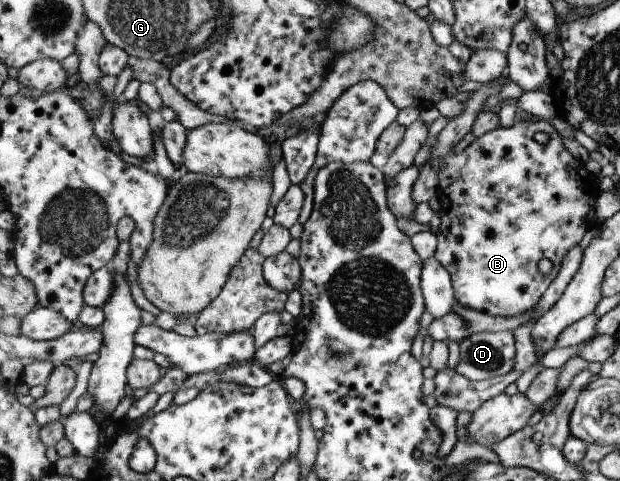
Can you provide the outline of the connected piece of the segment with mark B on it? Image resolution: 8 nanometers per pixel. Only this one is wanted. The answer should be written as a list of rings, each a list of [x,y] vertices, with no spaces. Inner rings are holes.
[[[516,118],[515,124],[509,128],[498,127],[492,132],[486,133],[484,136],[476,138],[461,153],[457,155],[448,155],[442,163],[440,171],[439,190],[436,197],[439,199],[439,228],[436,231],[439,240],[435,256],[438,257],[442,264],[448,269],[452,275],[453,285],[455,288],[456,298],[468,308],[483,313],[490,313],[495,317],[517,317],[518,315],[526,315],[532,312],[533,308],[543,298],[547,288],[551,287],[552,282],[558,276],[564,257],[582,242],[588,240],[595,227],[595,204],[601,193],[598,185],[599,178],[597,172],[590,170],[586,163],[576,158],[566,147],[563,138],[558,130],[547,122],[547,120],[539,119],[535,122],[522,121]],[[538,132],[544,132],[548,136],[547,143],[539,144],[536,142],[535,136]],[[547,258],[552,262],[550,273],[542,275],[540,273],[540,260]]]

